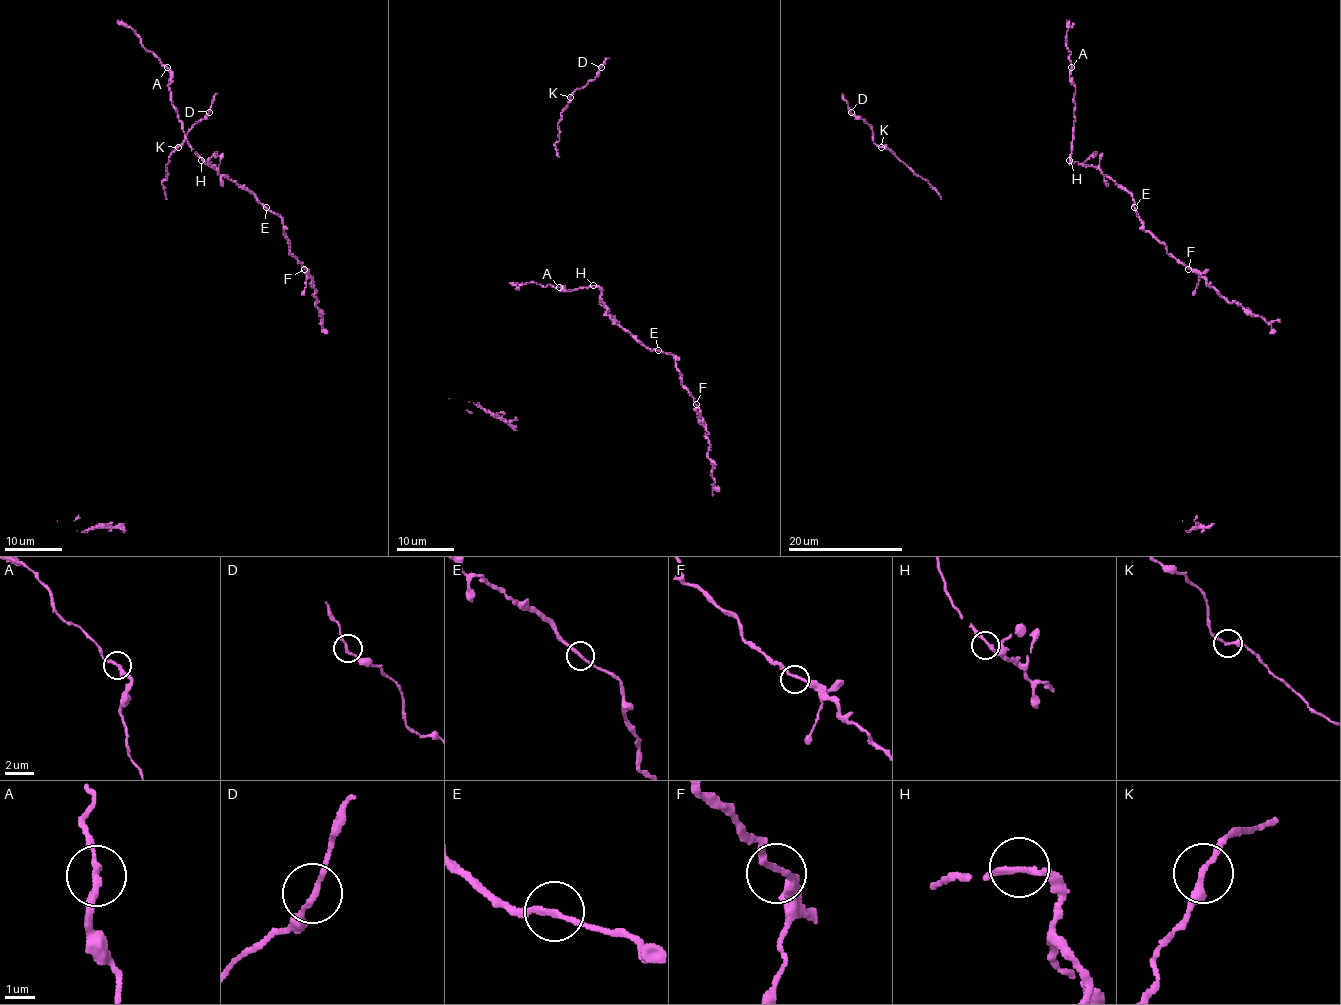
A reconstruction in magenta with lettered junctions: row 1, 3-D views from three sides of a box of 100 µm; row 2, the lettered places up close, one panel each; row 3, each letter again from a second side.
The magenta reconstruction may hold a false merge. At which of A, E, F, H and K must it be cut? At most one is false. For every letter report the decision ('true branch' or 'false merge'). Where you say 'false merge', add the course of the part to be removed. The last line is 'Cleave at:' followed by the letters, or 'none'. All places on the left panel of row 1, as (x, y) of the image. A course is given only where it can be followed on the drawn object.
A: true branch
E: true branch
F: true branch
H: true branch
K: true branch
Cleave at: none

